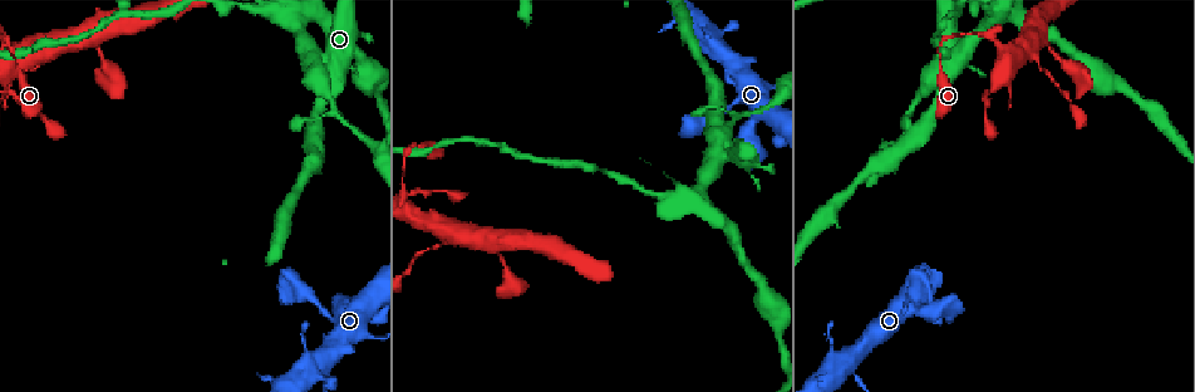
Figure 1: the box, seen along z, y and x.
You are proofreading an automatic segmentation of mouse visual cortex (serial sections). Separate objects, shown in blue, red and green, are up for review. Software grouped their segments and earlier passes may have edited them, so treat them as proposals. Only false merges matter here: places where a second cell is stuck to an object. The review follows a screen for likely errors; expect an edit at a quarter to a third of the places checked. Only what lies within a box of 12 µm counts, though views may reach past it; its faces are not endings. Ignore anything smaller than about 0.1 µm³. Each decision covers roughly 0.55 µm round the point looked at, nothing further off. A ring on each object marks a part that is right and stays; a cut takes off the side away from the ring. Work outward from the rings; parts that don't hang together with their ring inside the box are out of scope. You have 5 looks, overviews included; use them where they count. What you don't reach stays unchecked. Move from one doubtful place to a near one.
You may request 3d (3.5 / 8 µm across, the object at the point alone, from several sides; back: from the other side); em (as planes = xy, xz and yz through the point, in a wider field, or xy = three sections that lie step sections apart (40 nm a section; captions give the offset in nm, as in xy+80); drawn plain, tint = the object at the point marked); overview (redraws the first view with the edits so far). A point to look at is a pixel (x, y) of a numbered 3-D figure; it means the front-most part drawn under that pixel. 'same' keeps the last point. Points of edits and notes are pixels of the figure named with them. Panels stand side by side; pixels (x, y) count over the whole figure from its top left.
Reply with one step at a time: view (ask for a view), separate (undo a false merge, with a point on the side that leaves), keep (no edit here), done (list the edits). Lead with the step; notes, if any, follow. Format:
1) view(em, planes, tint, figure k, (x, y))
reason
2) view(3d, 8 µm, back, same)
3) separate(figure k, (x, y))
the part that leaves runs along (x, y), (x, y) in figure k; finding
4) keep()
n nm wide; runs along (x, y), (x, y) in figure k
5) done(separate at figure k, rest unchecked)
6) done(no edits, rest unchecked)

view(3d, 8 µm, figure 1, (415, 144))
sudden change in width

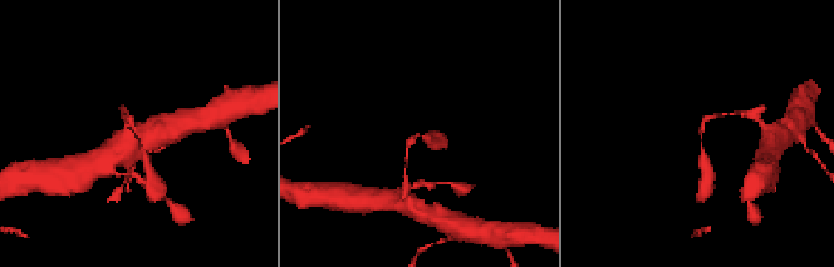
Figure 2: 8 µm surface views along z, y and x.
view(3d, 3.5 µm, figure 2, (418, 135))
closer look

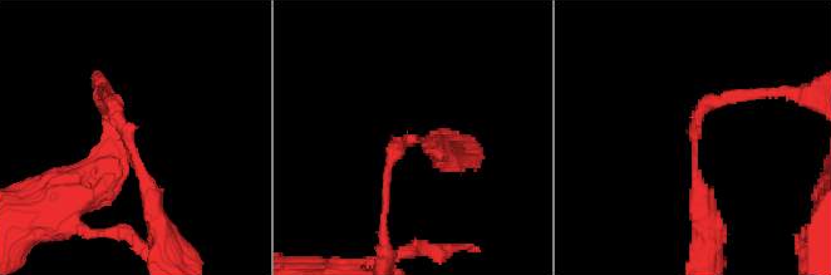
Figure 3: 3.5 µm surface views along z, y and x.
view(em, xy, step 3, tint, figure 3, (695, 151))
arms of 150, 300 nm; need the tissue

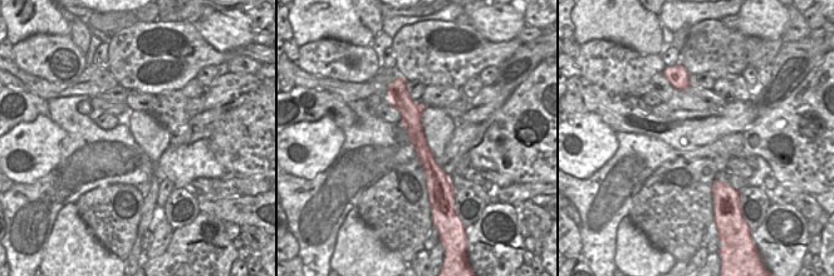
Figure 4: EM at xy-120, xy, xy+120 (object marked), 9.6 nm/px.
keep()
runs along (161, 230), (138, 153), (107, 99) in figure 3; one cell here

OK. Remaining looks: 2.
view(3d, 3.5 µm, figure 1, (449, 239))
a fork

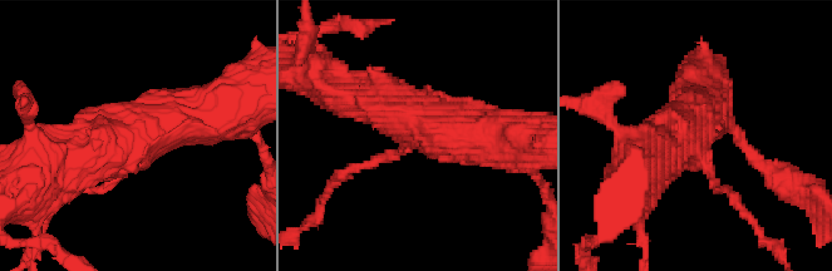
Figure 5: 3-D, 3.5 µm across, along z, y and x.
view(em, planes, tint, figure 5, (131, 155))
3 arms; arms of 150, 600, 600 nm

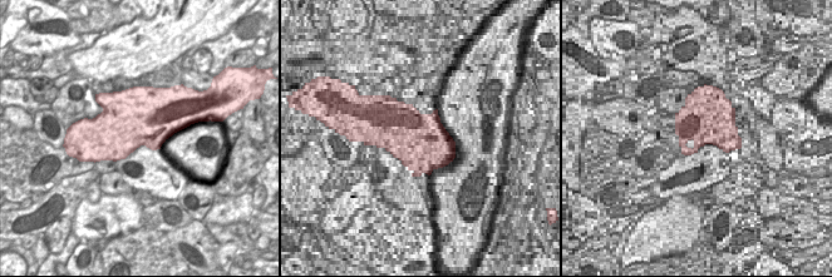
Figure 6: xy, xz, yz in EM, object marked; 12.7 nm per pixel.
keep()
one cell here

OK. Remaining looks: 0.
done(no edits, rest unchecked)

